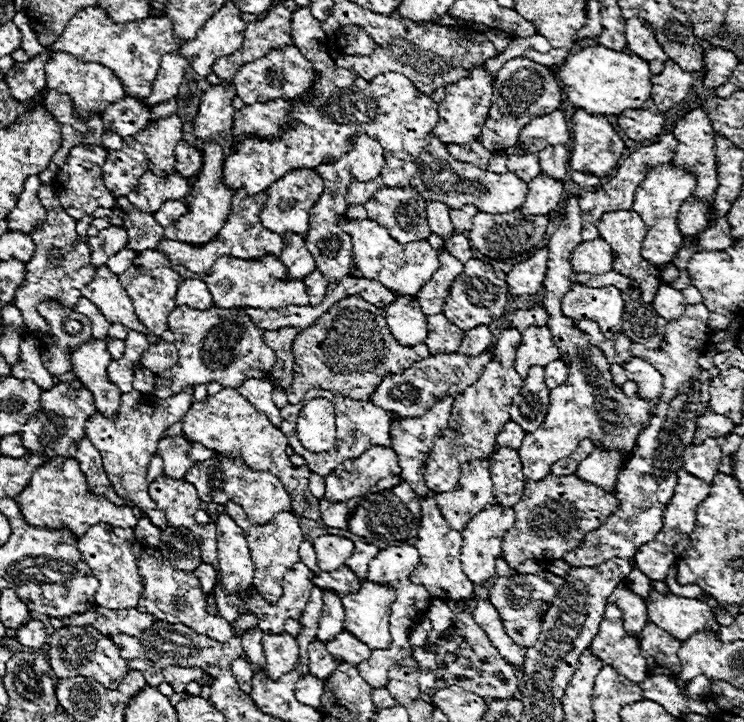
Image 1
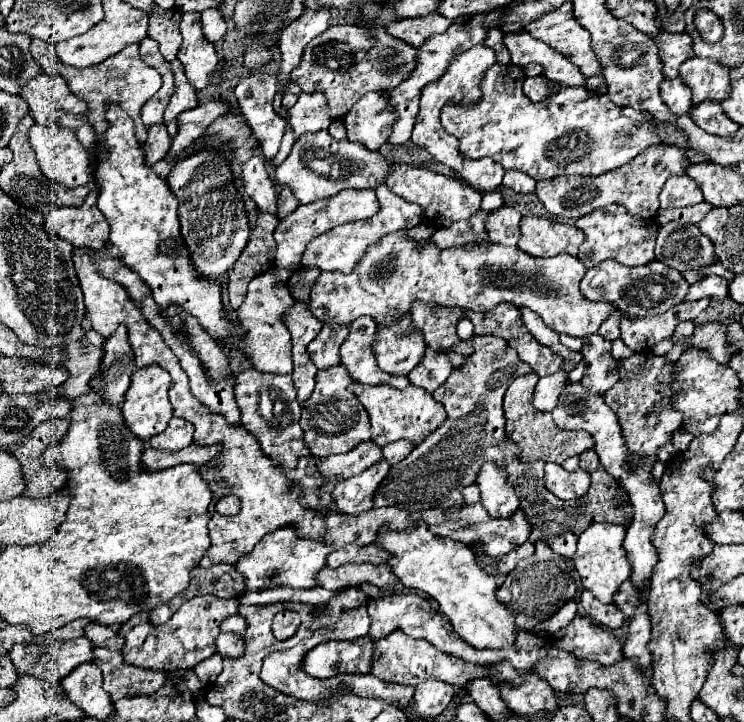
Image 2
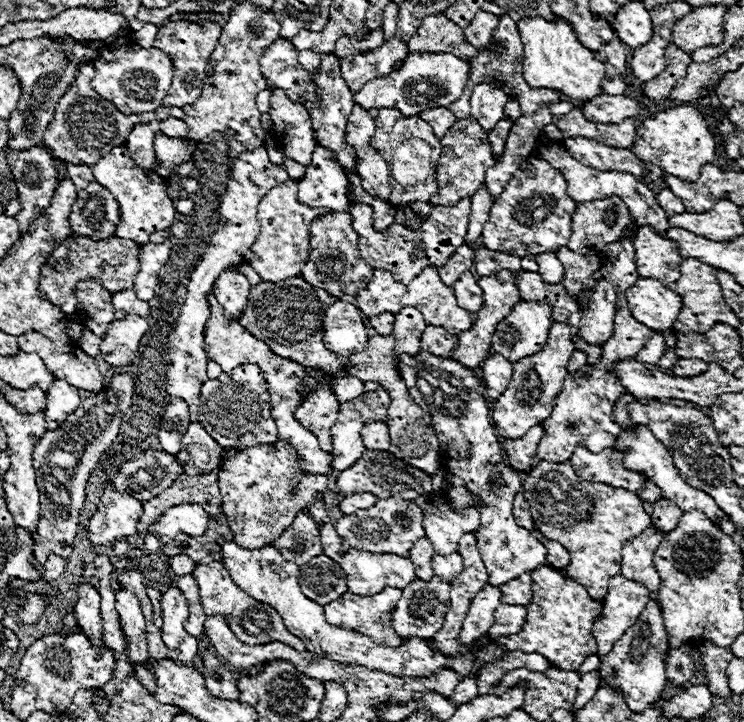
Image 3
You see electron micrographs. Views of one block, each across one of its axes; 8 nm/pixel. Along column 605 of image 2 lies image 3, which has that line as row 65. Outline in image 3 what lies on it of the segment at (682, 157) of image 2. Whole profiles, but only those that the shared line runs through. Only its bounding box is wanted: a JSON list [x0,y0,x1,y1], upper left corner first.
[154,22,222,106]

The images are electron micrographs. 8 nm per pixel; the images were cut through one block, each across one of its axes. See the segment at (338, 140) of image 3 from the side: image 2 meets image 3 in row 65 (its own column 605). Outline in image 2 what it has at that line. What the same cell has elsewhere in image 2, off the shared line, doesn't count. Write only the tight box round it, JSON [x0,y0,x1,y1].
[580,260,690,340]

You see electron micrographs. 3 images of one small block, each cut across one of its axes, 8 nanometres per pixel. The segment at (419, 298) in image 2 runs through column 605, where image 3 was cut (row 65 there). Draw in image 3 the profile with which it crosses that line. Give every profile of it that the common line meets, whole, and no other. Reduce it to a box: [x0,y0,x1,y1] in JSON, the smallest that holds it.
[300,50,326,72]

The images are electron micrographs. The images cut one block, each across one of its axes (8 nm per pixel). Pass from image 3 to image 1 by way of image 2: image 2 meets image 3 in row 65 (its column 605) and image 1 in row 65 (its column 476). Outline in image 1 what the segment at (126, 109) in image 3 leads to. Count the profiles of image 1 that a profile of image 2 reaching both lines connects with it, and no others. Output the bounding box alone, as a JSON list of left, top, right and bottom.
[50,6,182,98]

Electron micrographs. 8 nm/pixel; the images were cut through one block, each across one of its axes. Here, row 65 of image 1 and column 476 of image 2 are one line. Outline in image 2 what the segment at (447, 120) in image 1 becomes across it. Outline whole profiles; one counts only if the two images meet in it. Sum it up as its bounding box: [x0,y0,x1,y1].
[476,462,520,518]

